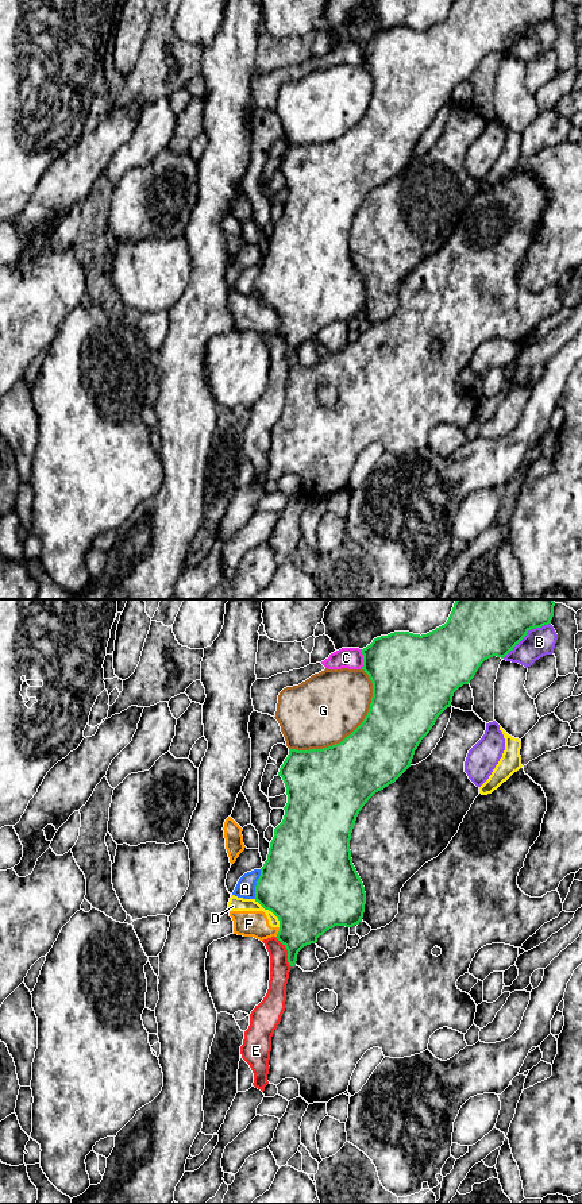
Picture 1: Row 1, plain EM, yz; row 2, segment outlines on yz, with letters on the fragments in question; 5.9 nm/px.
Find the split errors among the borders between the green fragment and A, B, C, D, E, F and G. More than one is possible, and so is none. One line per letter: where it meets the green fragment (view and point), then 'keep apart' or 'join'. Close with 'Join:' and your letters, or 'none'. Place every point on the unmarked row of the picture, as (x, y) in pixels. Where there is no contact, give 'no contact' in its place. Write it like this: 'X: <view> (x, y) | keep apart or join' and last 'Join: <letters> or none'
A: yz (257, 280) | join
B: yz (525, 30) | keep apart
C: yz (363, 54) | keep apart
D: yz (270, 305) | keep apart
E: yz (288, 347) | keep apart
F: yz (278, 328) | keep apart
G: yz (353, 127) | keep apart
Join: A

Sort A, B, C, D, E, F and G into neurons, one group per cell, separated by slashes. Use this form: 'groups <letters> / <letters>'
groups A / B / C / D F / E / G

